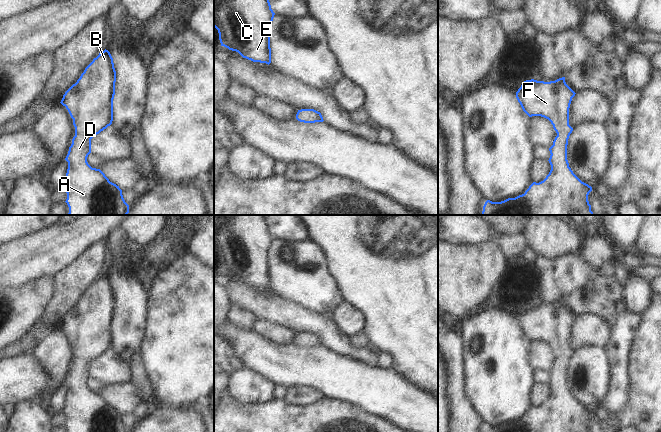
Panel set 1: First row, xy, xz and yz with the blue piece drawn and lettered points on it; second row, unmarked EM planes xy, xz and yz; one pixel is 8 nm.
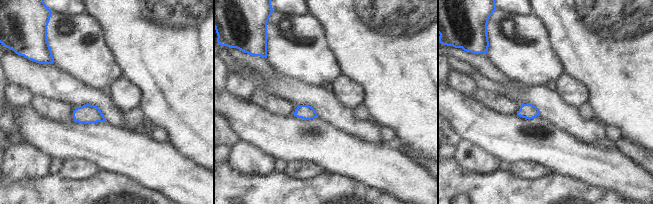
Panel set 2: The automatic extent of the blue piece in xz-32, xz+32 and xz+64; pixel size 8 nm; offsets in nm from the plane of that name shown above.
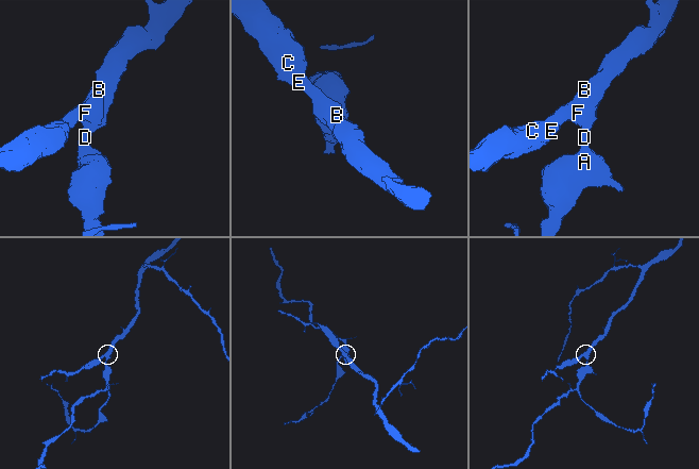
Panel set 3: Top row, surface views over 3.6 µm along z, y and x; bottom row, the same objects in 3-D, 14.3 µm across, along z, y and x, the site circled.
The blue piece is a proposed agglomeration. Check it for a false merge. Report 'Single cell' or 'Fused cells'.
Single cell.

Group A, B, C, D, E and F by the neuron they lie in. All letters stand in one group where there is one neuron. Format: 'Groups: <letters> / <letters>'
Groups: A B C D E F.

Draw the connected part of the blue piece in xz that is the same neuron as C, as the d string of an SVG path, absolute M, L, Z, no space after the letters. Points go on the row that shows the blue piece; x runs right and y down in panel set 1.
M214 0L214 27L218 30L221 46L253 62L271 63L270 24L274 15L269 0Z

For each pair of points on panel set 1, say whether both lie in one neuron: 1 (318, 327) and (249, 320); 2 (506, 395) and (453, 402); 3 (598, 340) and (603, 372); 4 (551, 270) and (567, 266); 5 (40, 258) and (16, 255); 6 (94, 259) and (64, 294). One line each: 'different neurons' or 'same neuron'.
1: different neurons
2: different neurons
3: different neurons
4: same neuron
5: same neuron
6: same neuron

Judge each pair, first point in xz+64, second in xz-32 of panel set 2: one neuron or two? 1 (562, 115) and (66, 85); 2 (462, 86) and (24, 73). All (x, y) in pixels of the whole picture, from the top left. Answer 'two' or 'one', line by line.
1: one
2: two

